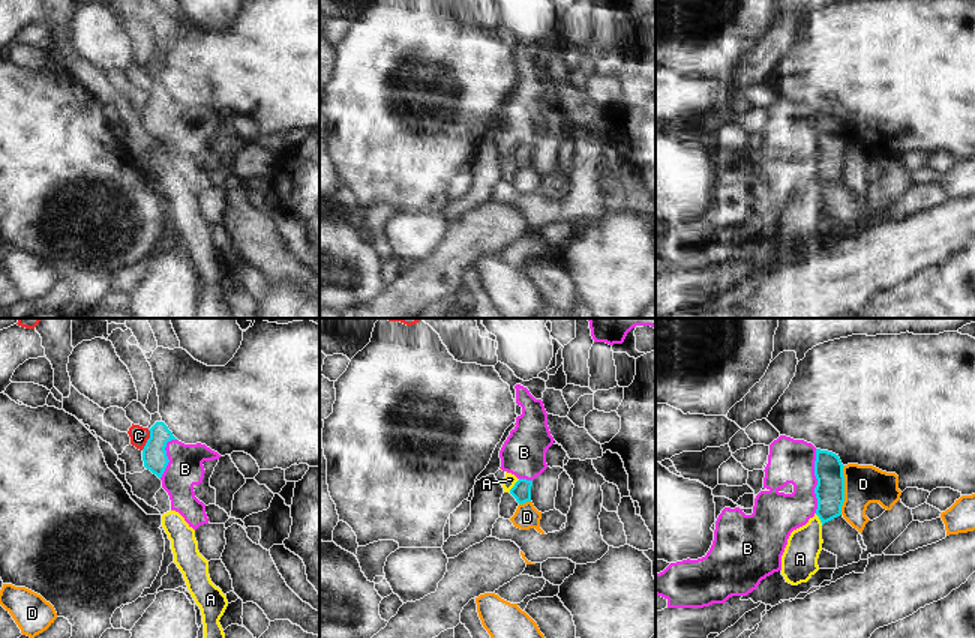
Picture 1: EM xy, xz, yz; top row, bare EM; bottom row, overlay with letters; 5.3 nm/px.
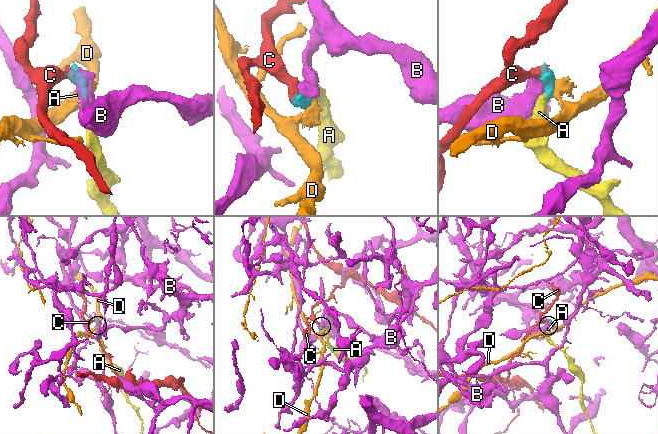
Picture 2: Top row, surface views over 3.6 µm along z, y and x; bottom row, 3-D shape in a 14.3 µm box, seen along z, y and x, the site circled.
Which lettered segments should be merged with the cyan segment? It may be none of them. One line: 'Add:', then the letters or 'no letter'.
Add: B

